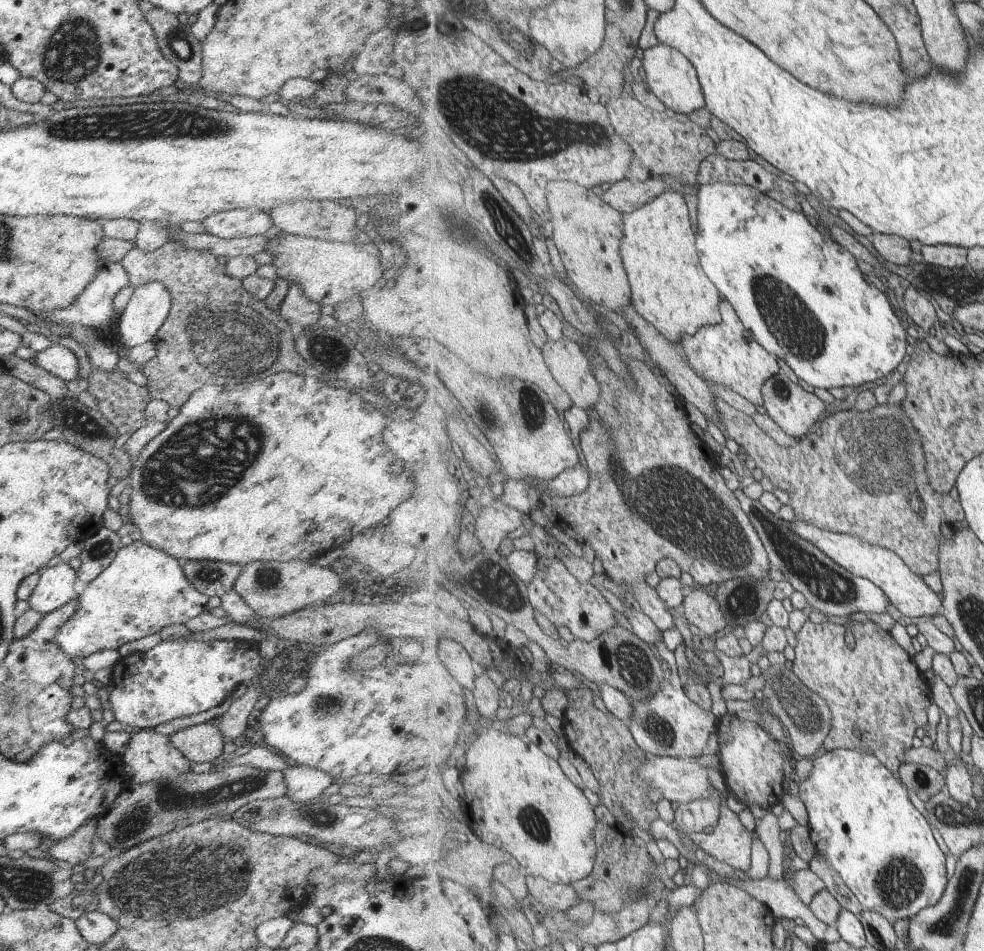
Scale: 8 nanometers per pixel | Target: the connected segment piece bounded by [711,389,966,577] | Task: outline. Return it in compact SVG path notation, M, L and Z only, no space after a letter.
M711 390L717 410L716 418L724 433L740 448L747 448L747 452L755 458L758 468L774 488L787 491L796 520L803 519L831 532L859 535L860 539L876 541L893 548L921 577L939 572L943 522L949 525L966 520L966 512L962 507L959 492L939 494L932 487L922 438L901 404L885 403L862 412L856 409L841 411L833 417L819 420L819 429L798 439L796 445L783 447L773 438L769 438L751 416L723 402L717 392Z

